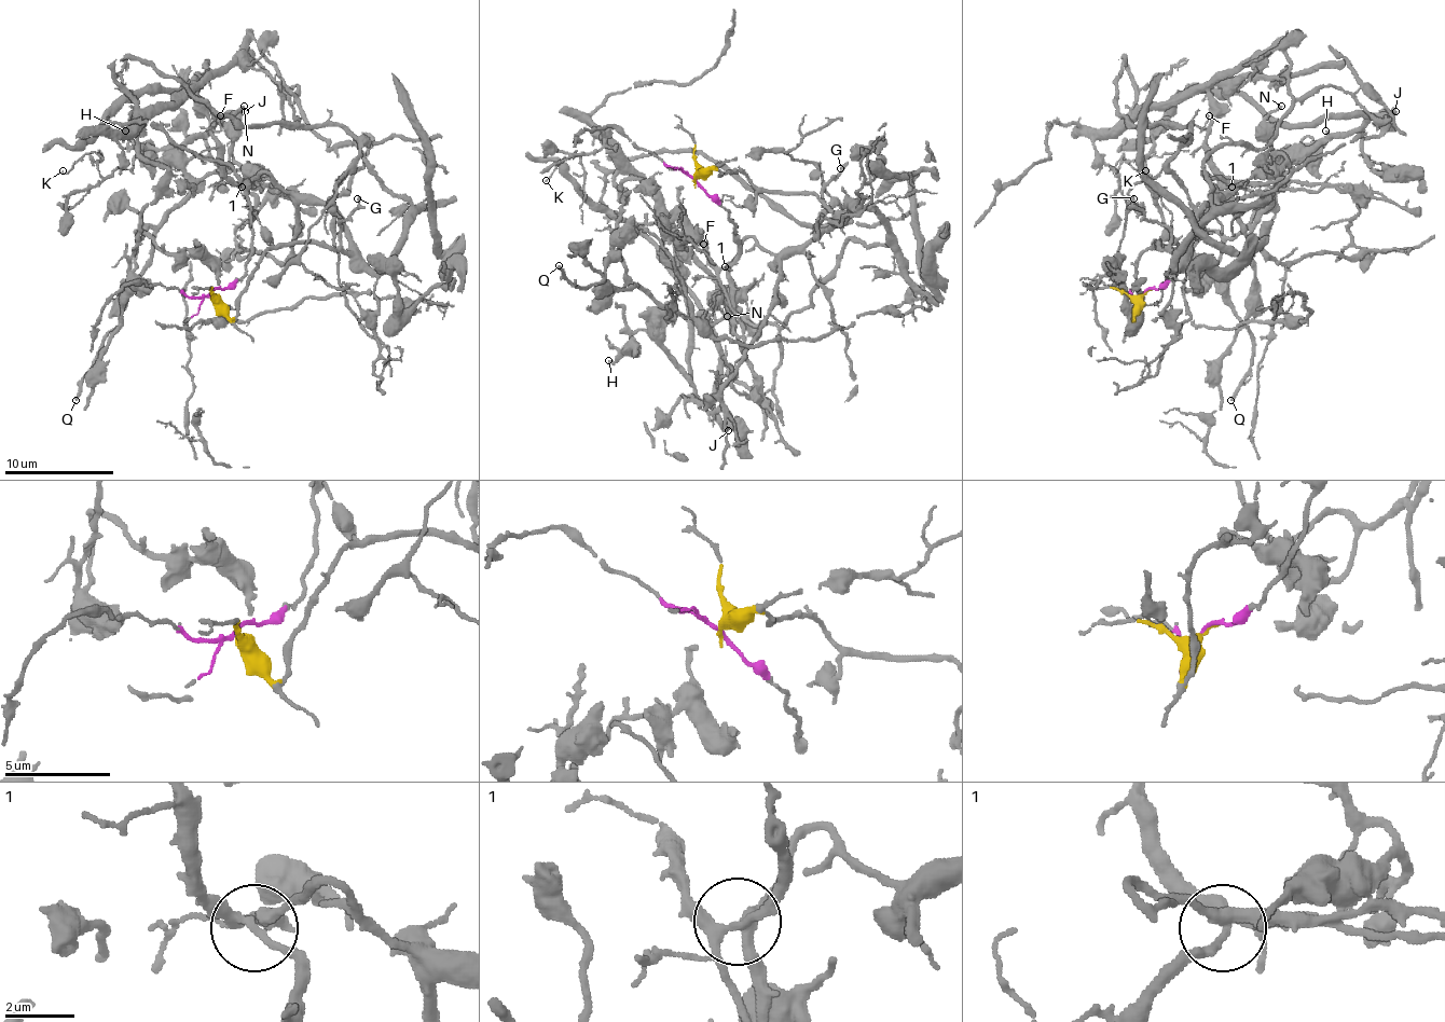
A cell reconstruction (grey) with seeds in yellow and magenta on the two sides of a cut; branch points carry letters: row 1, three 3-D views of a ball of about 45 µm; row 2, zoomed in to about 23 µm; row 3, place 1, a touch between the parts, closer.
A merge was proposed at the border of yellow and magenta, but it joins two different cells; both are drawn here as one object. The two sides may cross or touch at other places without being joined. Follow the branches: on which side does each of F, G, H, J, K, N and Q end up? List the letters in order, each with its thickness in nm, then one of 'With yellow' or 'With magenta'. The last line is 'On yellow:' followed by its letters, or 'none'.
F: Thickness 120 nm. With magenta
G: Thickness 160 nm. With yellow
H: Thickness 240 nm. With magenta
J: Thickness 440 nm. With magenta
K: Thickness 90 nm. With magenta
N: Thickness 160 nm. With magenta
Q: Thickness 160 nm. With magenta
On yellow: G

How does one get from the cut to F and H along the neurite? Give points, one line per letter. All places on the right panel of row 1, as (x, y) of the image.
F: (1144, 293), (1177, 274), (1201, 217), (1232, 187), (1201, 132), (1210, 115)
H: (1144, 293), (1177, 274), (1221, 197), (1287, 164), (1281, 178), (1281, 164), (1301, 146), (1322, 146), (1325, 132)

